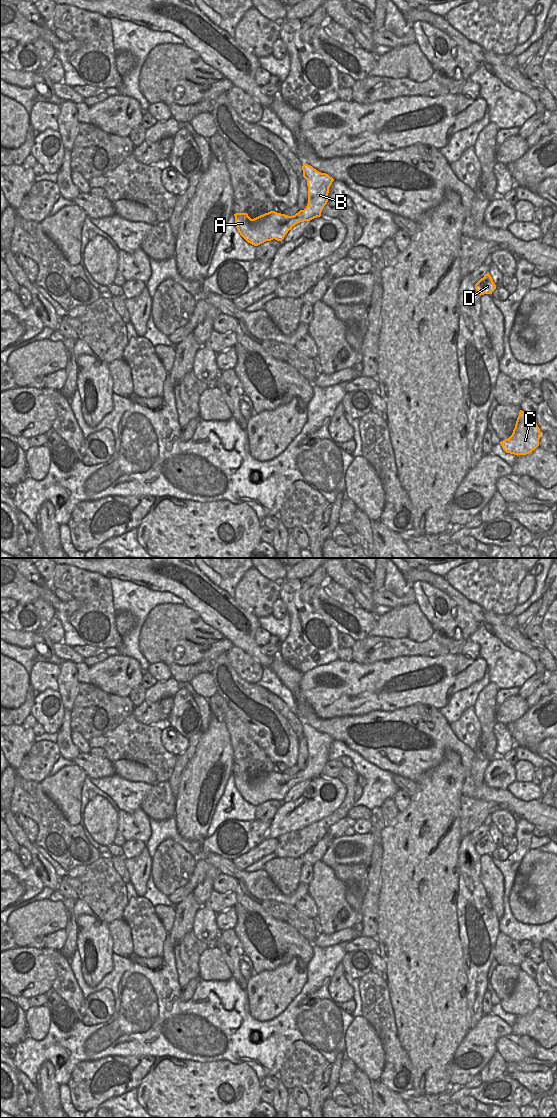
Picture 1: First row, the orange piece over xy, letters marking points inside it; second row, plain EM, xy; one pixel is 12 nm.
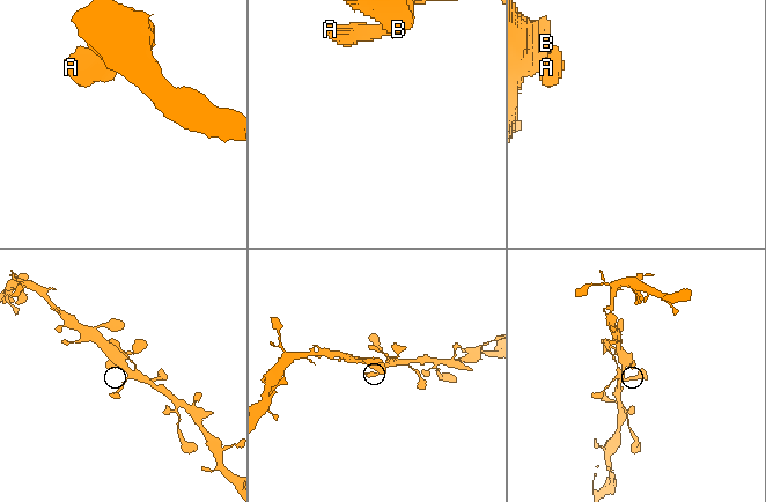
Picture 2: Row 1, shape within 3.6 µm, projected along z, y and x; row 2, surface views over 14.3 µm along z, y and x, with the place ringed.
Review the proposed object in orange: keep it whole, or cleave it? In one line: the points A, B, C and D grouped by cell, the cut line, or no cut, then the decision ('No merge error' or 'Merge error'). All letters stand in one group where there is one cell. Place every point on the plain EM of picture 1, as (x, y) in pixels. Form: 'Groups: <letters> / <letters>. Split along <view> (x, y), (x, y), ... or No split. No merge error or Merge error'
Groups: A B C D. No split. No merge error

